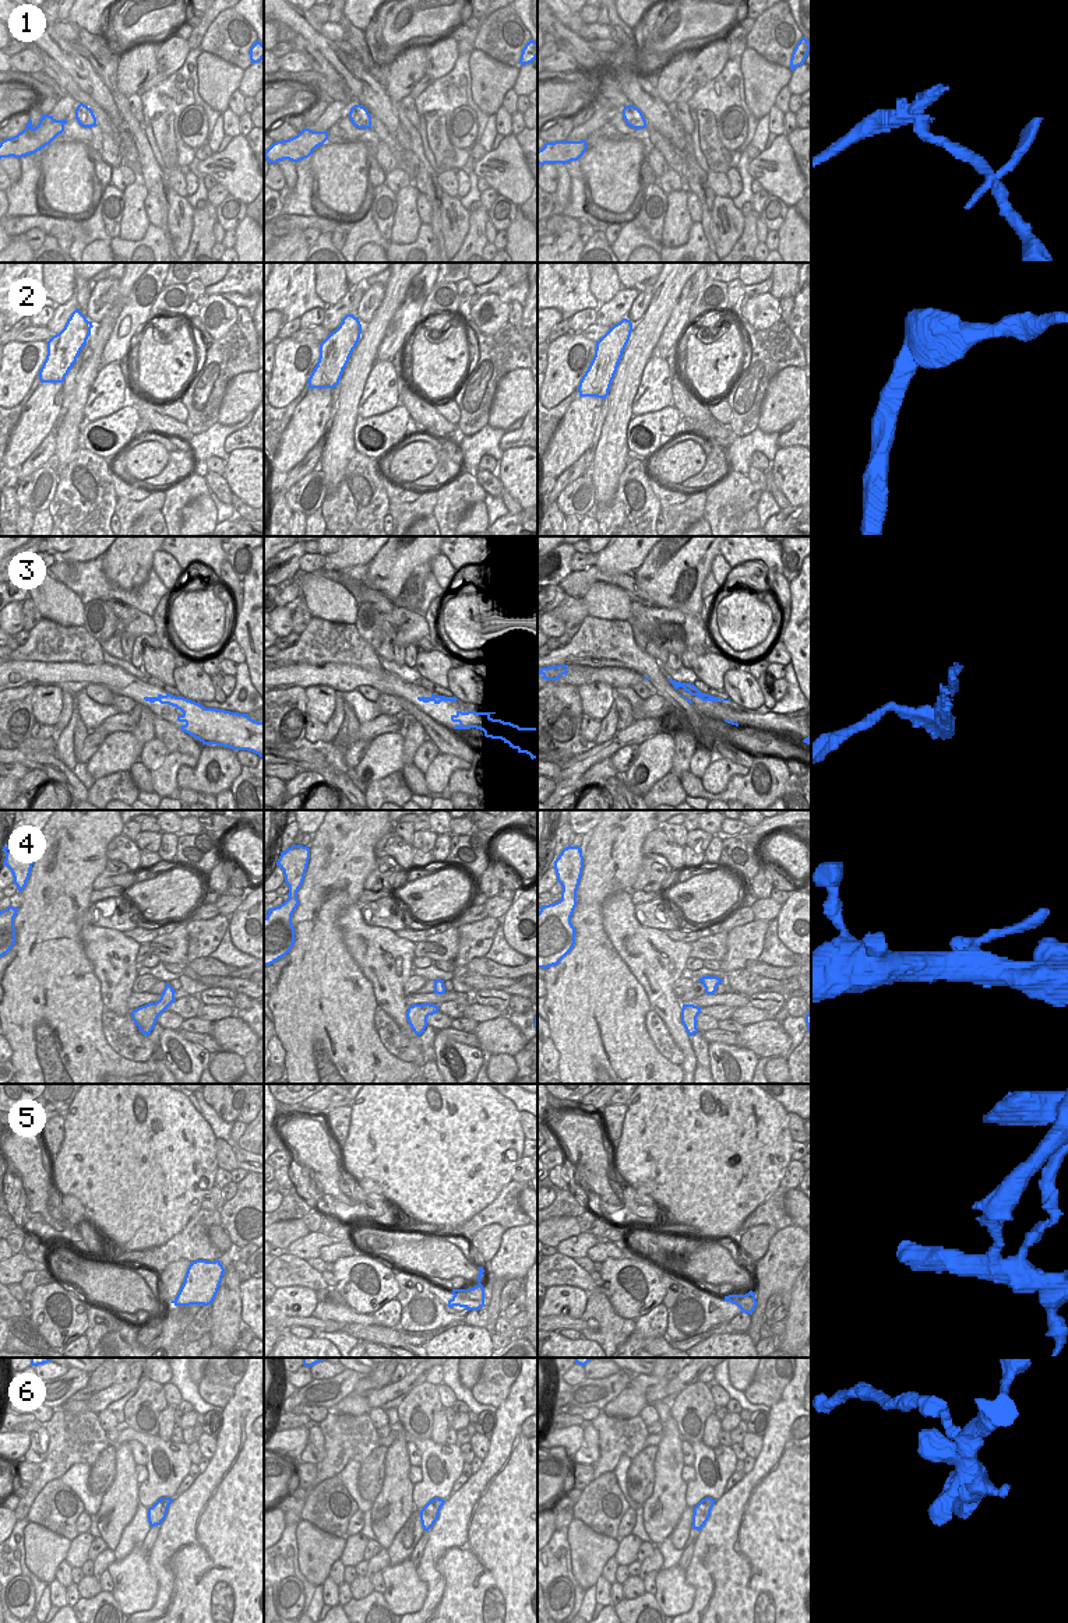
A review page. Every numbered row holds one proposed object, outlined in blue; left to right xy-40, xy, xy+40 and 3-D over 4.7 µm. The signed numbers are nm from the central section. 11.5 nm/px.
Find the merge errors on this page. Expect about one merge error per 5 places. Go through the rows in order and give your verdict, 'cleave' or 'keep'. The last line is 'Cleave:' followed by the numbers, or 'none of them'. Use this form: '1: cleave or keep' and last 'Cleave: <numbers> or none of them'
1: cleave
2: cleave
3: keep
4: keep
5: cleave
6: cleave
Cleave: 1, 2, 5, 6

